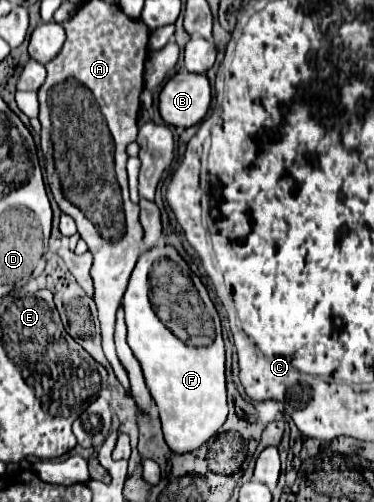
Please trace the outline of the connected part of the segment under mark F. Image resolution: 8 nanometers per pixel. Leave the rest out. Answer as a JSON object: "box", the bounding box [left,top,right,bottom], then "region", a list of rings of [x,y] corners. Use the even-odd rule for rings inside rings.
{"box":[123,247,227,453],"region":[[[155,247],[141,253],[129,287],[123,297],[125,323],[127,323],[127,343],[133,355],[139,359],[151,397],[157,403],[163,433],[167,445],[175,453],[187,453],[197,449],[201,443],[209,441],[219,433],[227,419],[227,389],[225,389],[225,347],[221,335],[207,347],[195,347],[179,337],[175,337],[155,315],[149,299],[147,271],[151,271],[153,261],[167,259],[167,247]],[[147,255],[151,255],[150,268],[147,267]]]}

